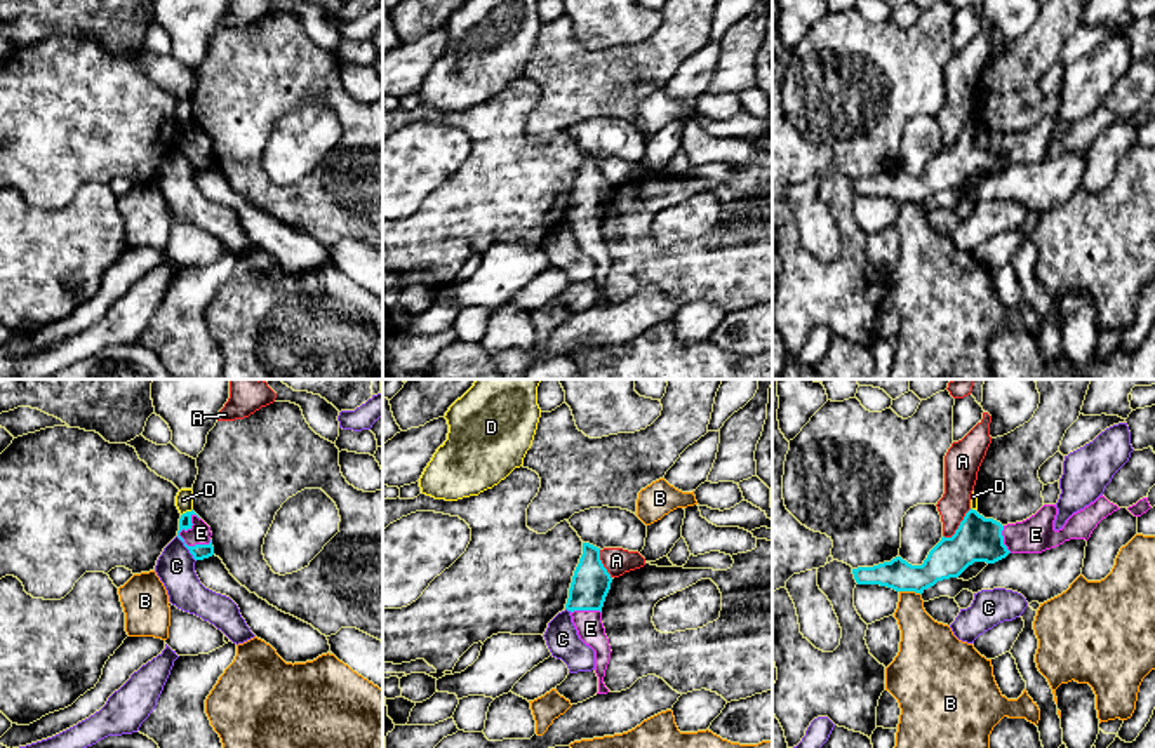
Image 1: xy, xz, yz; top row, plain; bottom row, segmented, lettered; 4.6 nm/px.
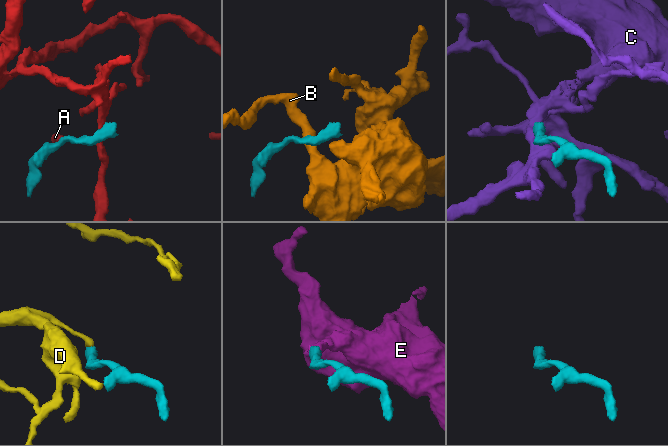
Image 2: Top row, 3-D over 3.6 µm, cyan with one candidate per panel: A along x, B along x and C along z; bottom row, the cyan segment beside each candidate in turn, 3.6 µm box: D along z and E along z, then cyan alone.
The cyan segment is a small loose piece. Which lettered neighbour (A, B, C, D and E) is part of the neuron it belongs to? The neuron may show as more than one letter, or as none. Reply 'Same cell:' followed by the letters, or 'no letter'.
Same cell: E

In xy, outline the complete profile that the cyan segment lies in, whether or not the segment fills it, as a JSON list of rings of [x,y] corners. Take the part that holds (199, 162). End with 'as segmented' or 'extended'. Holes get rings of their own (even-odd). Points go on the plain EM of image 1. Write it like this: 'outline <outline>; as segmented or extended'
outline [[[191,120],[181,125],[177,148],[184,153],[195,170],[214,165],[210,137]]]; extended

